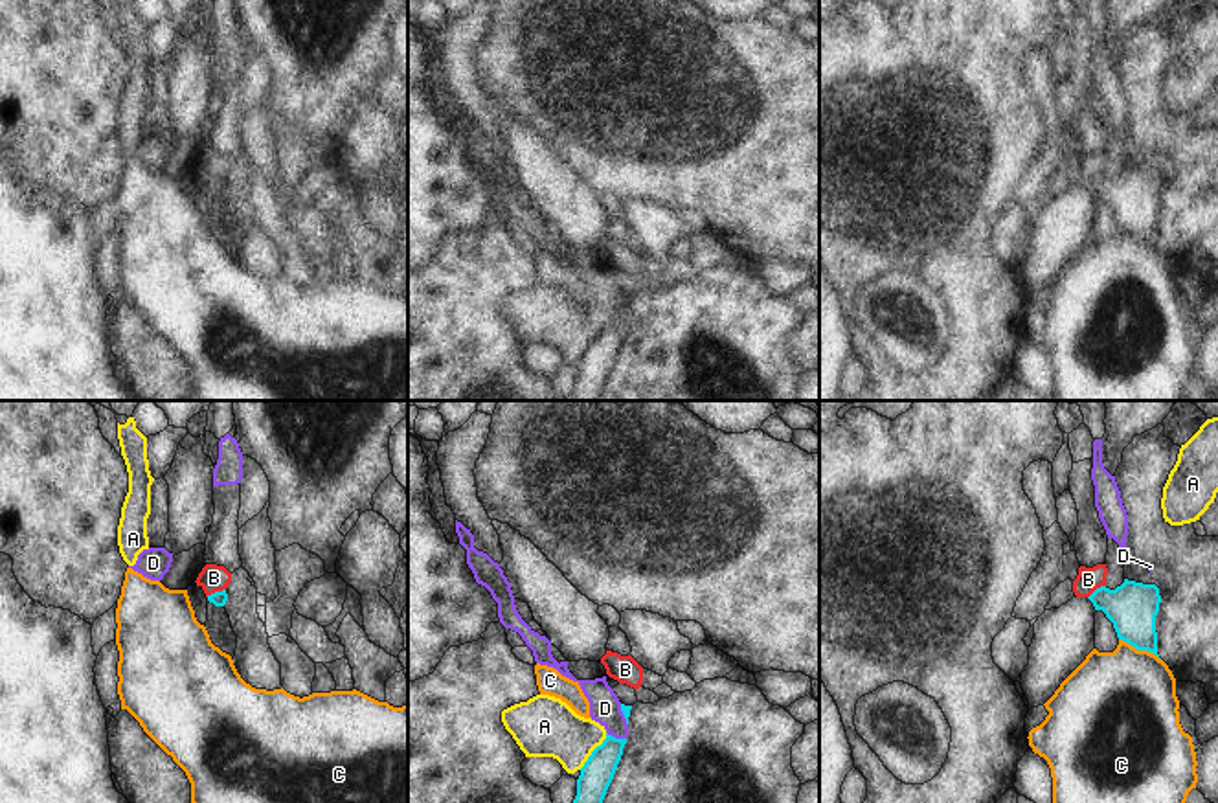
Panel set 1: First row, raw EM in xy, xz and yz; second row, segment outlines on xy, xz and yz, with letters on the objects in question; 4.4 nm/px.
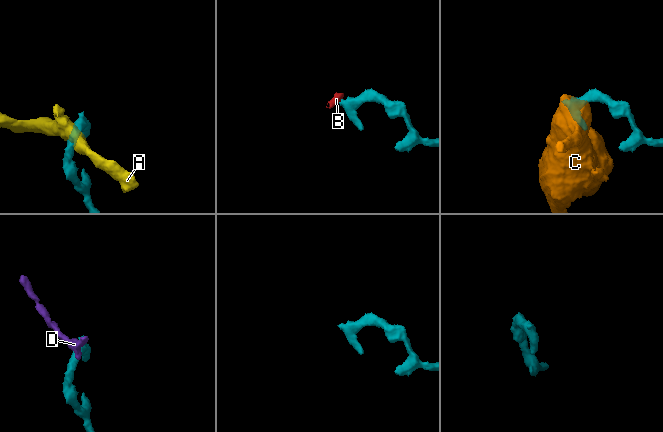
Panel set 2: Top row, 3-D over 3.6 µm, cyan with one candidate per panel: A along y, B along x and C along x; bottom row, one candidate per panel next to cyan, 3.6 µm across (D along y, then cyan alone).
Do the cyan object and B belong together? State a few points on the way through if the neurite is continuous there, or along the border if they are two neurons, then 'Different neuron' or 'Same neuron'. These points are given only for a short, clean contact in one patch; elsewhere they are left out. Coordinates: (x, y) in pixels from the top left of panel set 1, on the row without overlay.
Path across: xy (219, 186), (215, 180), (214, 166). Same neuron.

